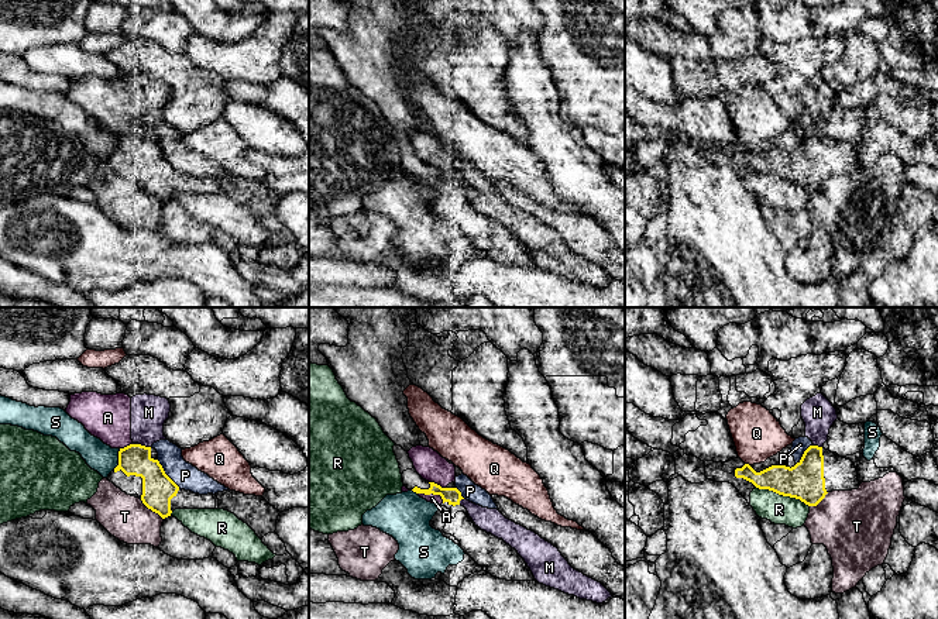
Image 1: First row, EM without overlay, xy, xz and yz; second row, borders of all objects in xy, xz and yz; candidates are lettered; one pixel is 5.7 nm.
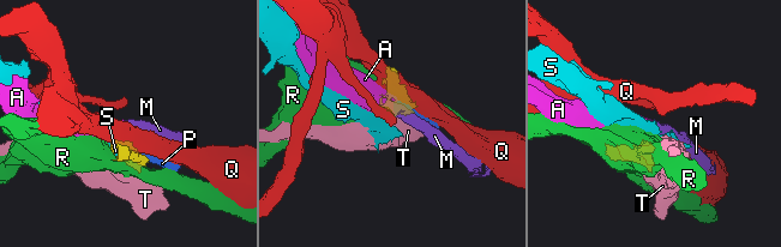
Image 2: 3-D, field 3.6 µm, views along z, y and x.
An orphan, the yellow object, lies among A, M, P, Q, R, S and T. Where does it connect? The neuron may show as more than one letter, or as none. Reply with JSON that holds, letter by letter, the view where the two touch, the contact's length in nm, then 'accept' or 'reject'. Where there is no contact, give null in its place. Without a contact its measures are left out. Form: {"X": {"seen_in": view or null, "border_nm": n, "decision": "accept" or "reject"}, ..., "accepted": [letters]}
{"A": {"seen_in": "xz", "border_nm": 160, "decision": "reject"}, "M": {"seen_in": "xy", "border_nm": 80, "decision": "reject"}, "P": {"seen_in": "xy", "border_nm": 200, "decision": "reject"}, "Q": {"seen_in": "yz", "border_nm": 40, "decision": "reject"}, "R": {"seen_in": "yz", "border_nm": 320, "decision": "reject"}, "S": {"seen_in": "xy", "border_nm": 130, "decision": "reject"}, "T": {"seen_in": "xy", "border_nm": 180, "decision": "reject"}, "accepted": []}

